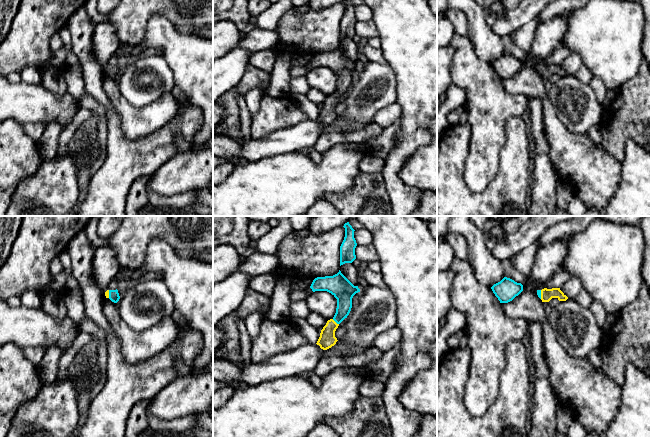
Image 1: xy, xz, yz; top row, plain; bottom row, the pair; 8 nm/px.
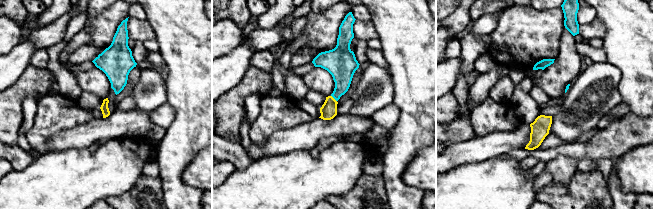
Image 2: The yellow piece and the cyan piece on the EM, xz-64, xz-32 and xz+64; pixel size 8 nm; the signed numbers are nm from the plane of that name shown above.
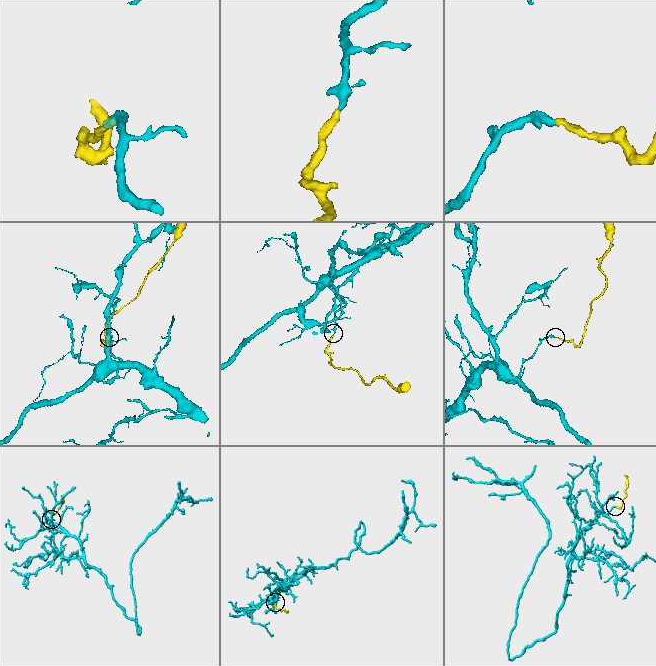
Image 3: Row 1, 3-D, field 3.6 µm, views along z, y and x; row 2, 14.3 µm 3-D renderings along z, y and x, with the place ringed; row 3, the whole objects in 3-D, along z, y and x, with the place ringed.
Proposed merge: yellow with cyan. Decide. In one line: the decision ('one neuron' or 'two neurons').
one neuron

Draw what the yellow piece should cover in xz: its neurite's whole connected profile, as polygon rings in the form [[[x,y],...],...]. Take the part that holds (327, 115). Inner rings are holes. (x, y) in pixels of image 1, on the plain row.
[[[339,46],[333,52],[317,53],[313,56],[310,64],[315,67],[327,67],[337,75],[337,84],[334,93],[327,97],[320,109],[317,121],[327,126],[338,117],[335,107],[339,100],[347,94],[352,84],[353,72],[360,68],[358,62],[354,62]]]

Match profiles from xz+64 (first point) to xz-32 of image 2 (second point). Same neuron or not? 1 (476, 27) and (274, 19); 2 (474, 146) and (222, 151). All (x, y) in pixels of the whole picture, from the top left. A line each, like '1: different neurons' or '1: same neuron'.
1: same neuron
2: different neurons

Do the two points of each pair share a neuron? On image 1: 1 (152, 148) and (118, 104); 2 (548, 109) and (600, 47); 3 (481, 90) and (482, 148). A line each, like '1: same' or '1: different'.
1: different
2: different
3: same

